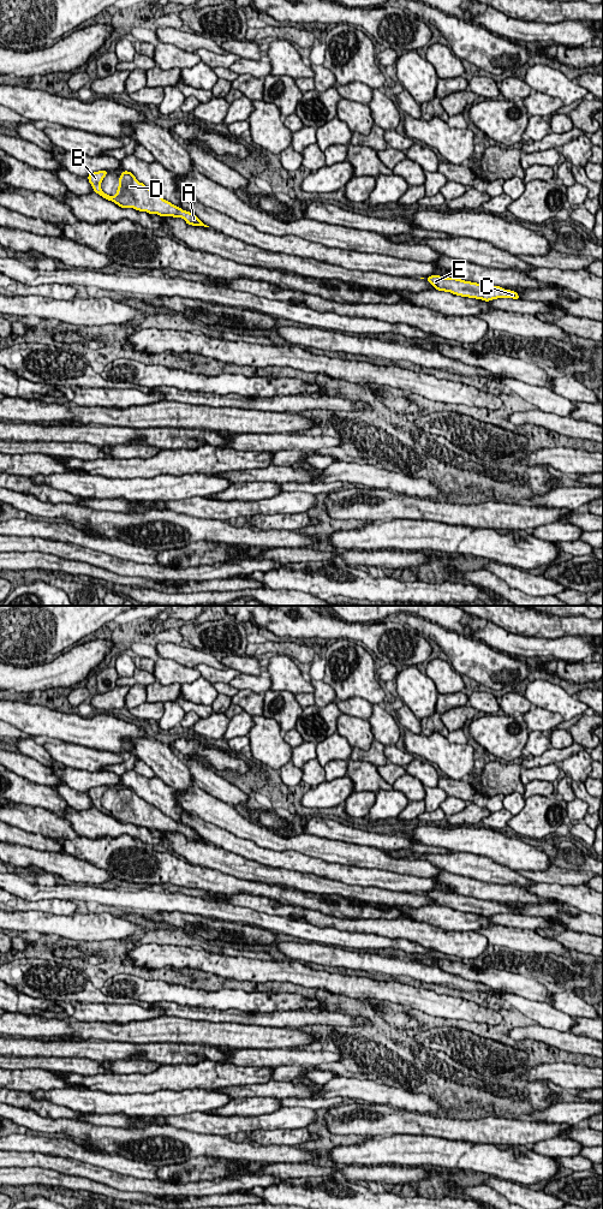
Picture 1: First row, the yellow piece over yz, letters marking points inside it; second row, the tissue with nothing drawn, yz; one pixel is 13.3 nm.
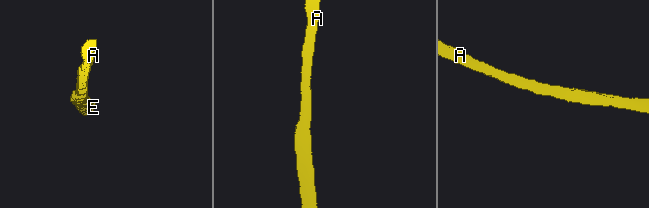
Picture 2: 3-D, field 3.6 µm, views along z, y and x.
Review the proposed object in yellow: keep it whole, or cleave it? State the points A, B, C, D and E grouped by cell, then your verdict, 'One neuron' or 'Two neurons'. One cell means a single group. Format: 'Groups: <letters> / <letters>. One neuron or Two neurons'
Groups: A B C D E. One neuron

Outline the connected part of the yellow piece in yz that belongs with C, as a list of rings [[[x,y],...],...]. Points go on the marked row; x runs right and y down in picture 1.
[[[440,275],[428,276],[426,280],[435,287],[435,290],[450,292],[461,297],[482,299],[485,302],[497,298],[519,299],[517,292],[505,290],[500,286],[483,285],[456,278],[443,278]]]

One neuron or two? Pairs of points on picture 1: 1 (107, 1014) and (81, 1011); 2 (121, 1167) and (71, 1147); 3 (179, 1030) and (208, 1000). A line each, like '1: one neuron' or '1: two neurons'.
1: one neuron
2: one neuron
3: two neurons

